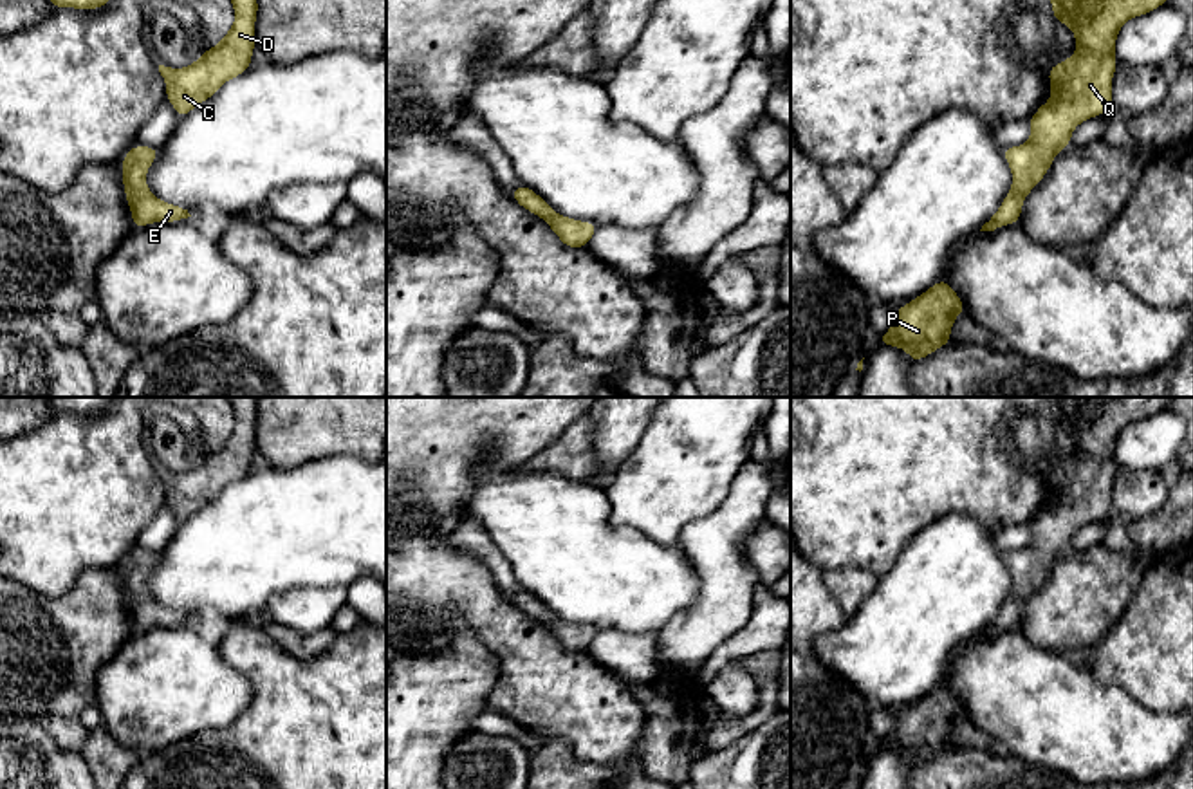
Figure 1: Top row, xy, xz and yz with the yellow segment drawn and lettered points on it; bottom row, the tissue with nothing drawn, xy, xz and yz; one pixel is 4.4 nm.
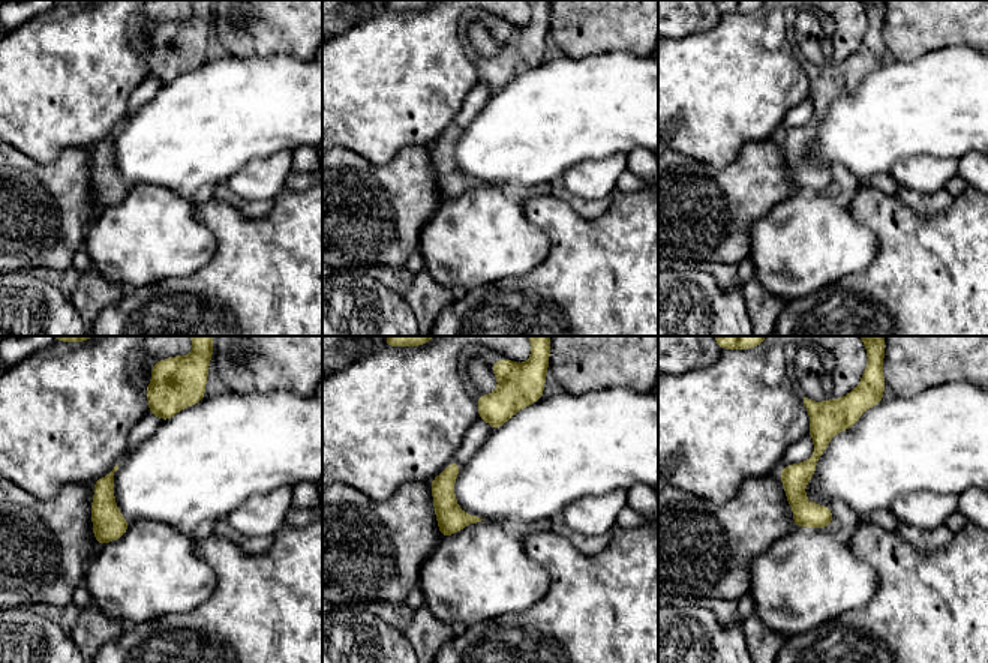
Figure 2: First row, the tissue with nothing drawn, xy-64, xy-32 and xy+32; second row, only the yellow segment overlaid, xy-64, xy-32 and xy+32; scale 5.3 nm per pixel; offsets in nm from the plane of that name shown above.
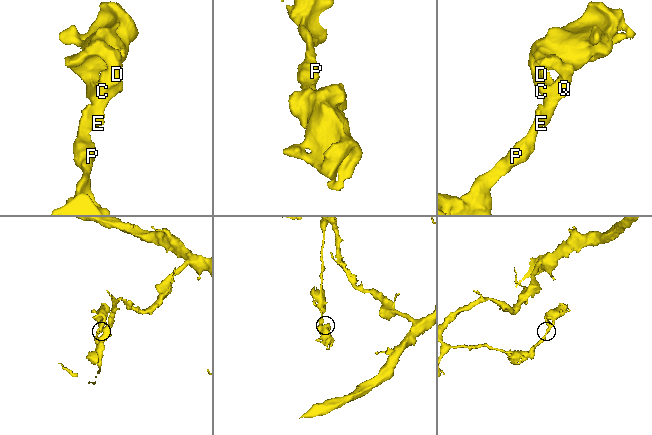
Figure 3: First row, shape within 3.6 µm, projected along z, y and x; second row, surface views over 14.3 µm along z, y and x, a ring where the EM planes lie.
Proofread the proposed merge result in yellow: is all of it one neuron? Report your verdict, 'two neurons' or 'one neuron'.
one neuron

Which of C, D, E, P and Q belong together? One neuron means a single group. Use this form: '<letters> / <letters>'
C D E P Q

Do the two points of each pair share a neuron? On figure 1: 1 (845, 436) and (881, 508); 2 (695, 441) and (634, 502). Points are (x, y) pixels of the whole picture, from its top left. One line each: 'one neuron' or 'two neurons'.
1: one neuron
2: one neuron

